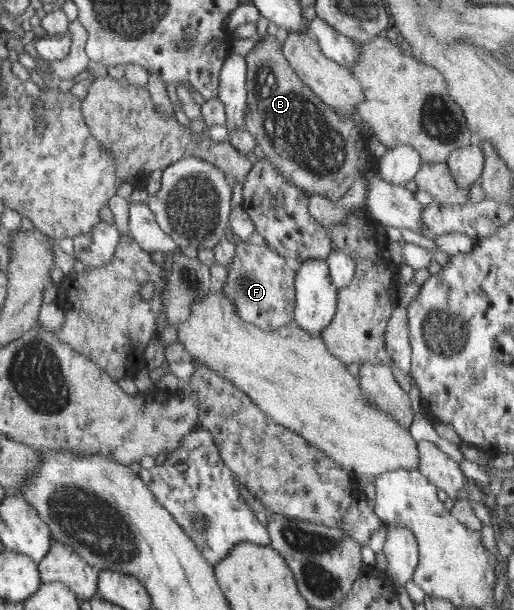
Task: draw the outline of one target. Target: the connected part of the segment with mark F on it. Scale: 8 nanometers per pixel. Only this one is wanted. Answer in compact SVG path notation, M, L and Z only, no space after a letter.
M237 240L236 256L227 269L227 279L222 288L228 298L234 300L238 314L246 322L268 331L284 331L286 324L294 321L294 310L297 309L297 271L290 268L285 256L258 241Z

